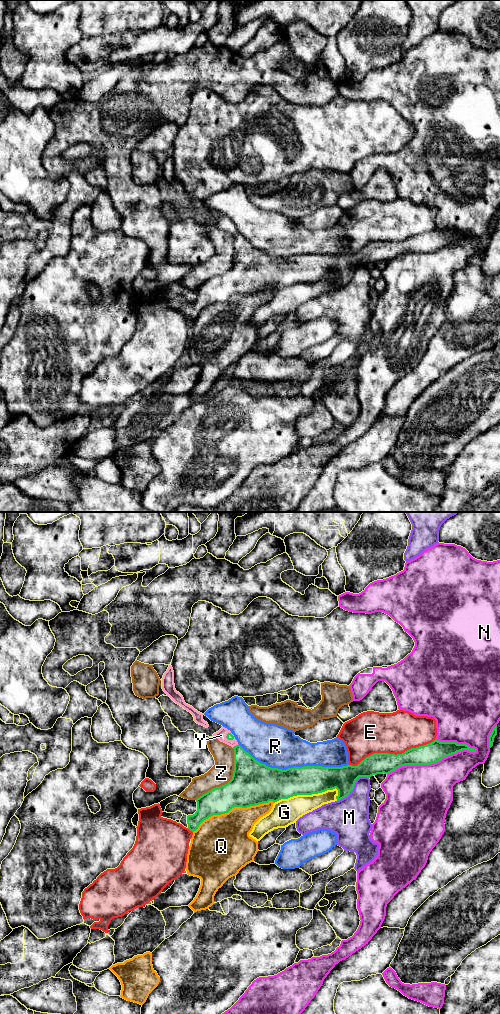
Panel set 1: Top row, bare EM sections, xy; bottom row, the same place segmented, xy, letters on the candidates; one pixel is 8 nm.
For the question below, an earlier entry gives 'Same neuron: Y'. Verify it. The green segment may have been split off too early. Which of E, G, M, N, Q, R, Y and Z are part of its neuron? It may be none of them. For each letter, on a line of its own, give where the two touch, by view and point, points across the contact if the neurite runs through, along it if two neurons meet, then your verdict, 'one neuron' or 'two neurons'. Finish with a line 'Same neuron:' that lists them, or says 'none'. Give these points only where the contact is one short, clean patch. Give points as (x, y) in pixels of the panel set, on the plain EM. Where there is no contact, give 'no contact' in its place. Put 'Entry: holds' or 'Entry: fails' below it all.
E: contact xy (392, 242); two neurons
G: contact xy (306, 282); two neurons
M: contact xy (353, 275); two neurons
N: contact xy (431, 251); two neurons
Q: contact xy (233, 295); two neurons
R: contact xy (293, 255); two neurons
Y: contact xy (236, 233); way xy (248, 261), (236, 233), (221, 223); one neuron
Z: contact xy (229, 269); two neurons
Same neuron: Y
Entry: holds

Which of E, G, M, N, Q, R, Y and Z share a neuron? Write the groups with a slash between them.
E / G / M / N / Q / R / Y / Z

